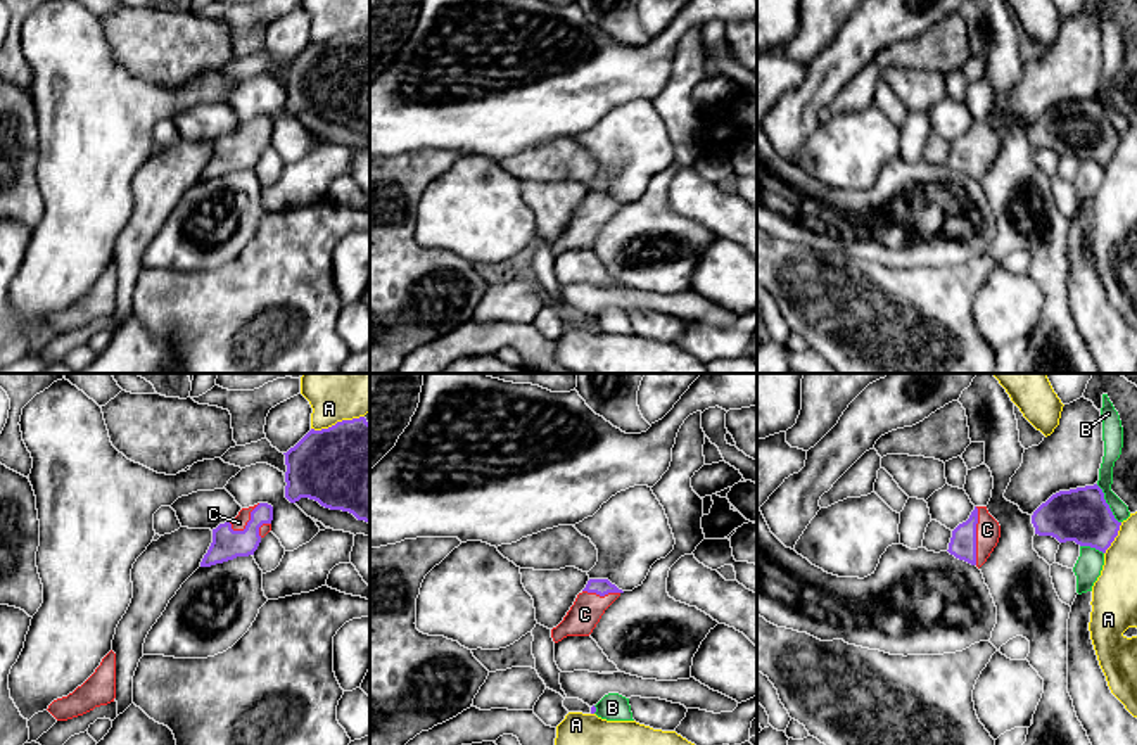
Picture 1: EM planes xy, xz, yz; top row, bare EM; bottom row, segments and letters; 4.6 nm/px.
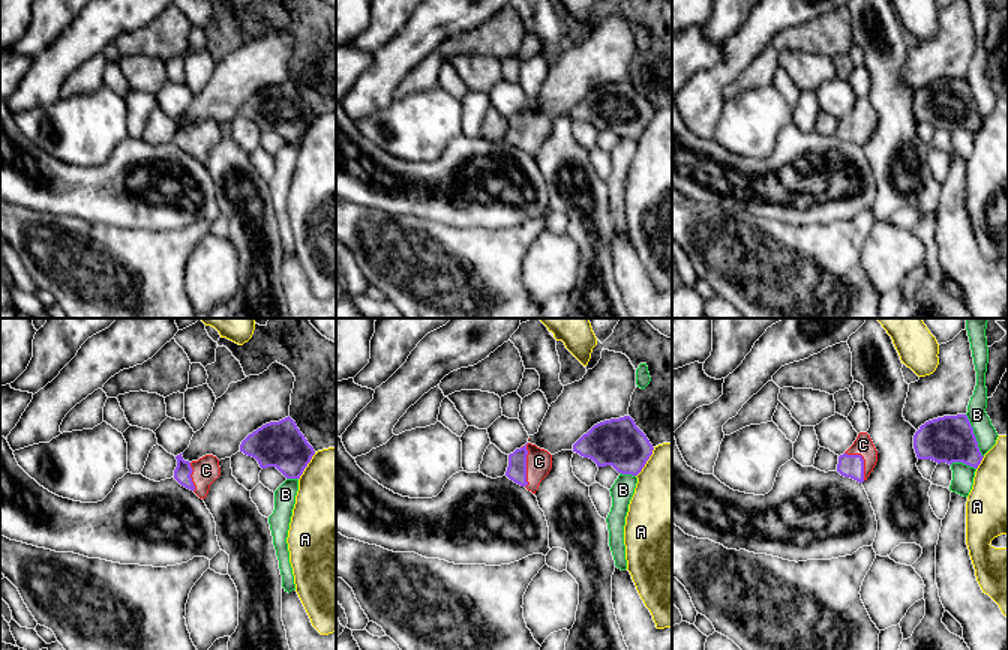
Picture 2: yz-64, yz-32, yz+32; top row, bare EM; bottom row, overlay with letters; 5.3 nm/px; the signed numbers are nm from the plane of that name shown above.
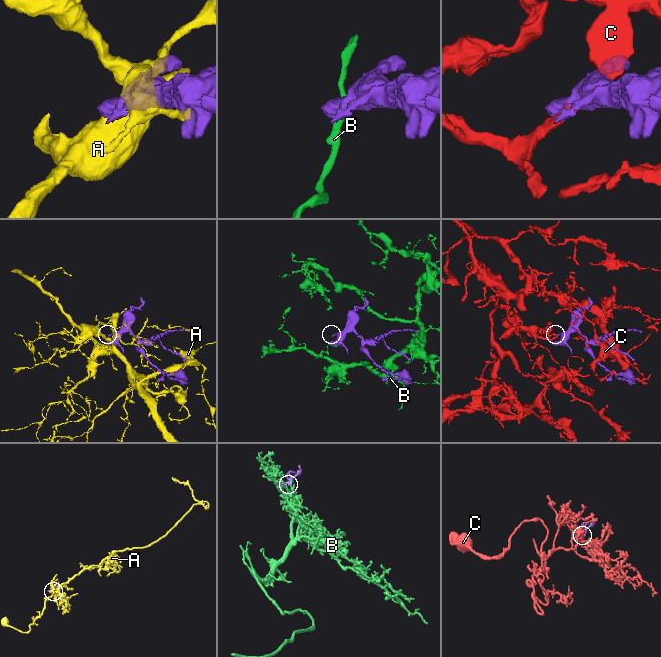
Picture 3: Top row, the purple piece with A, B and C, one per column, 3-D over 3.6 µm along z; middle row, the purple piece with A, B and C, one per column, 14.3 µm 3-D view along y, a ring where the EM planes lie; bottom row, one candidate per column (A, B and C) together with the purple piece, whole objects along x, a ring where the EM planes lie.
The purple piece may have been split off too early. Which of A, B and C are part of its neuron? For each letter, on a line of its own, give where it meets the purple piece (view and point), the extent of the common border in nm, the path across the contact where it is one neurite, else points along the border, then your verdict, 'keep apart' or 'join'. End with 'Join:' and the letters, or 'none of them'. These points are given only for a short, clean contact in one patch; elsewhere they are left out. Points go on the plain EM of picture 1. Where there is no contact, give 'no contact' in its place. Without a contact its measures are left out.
A: xy (337, 35) | 260 nm | keep apart
B: yz (1106, 116) | 220 nm | along yz (1096, 97), (1111, 127), (1120, 135) | keep apart
C: yz (975, 149) | 280 nm | join
Join: C

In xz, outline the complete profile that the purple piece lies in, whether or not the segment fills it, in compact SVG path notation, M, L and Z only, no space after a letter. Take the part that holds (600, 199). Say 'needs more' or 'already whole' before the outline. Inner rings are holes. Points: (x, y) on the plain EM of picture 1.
needs more; M589 192L586 201L577 207L563 233L551 242L553 254L558 256L567 249L589 249L605 223L622 206L624 204L608 192Z

